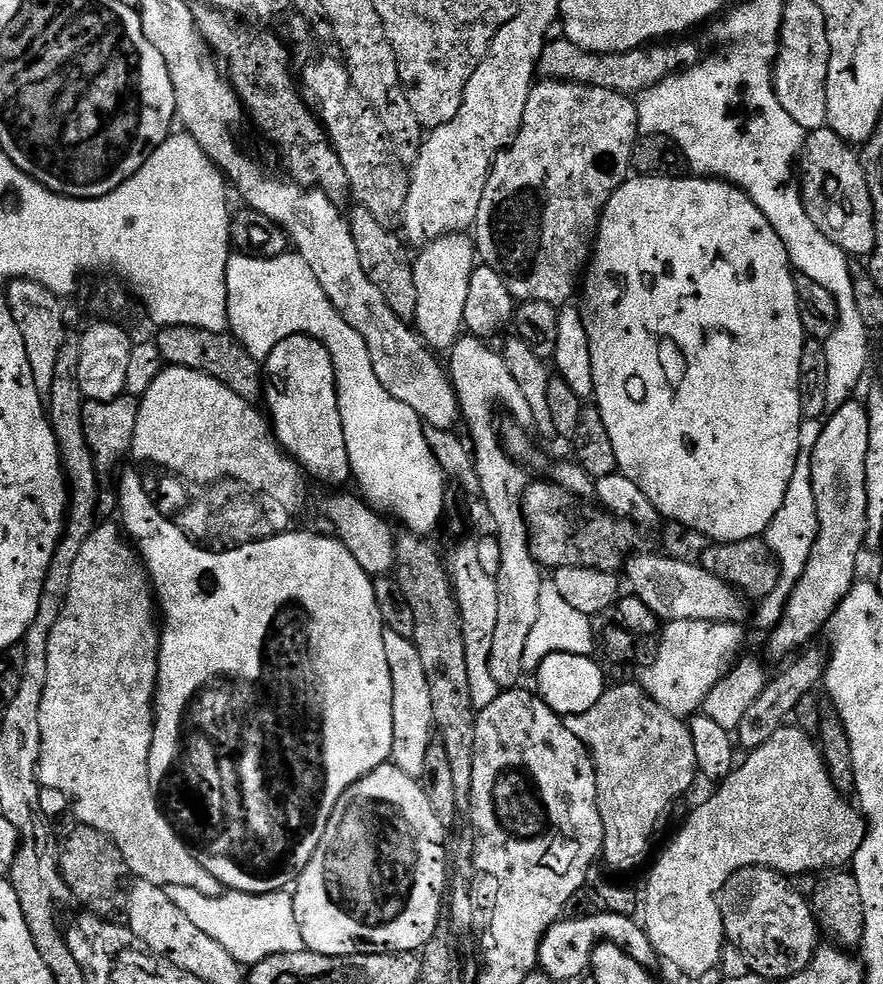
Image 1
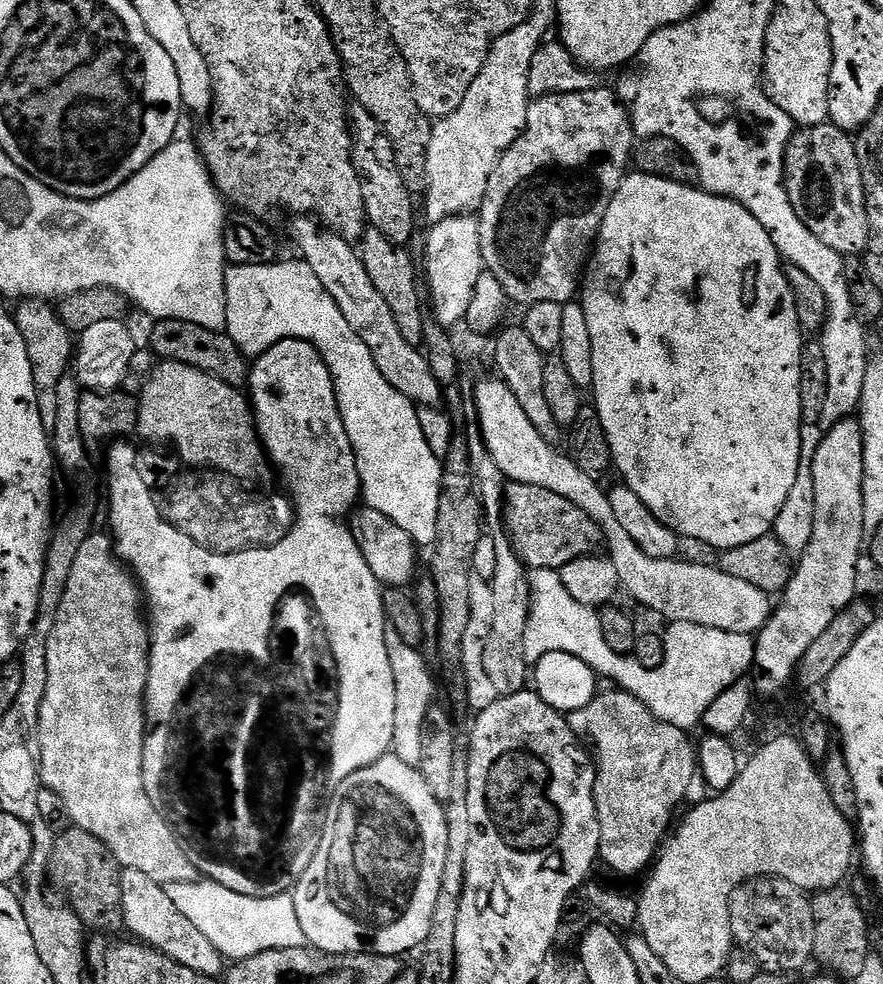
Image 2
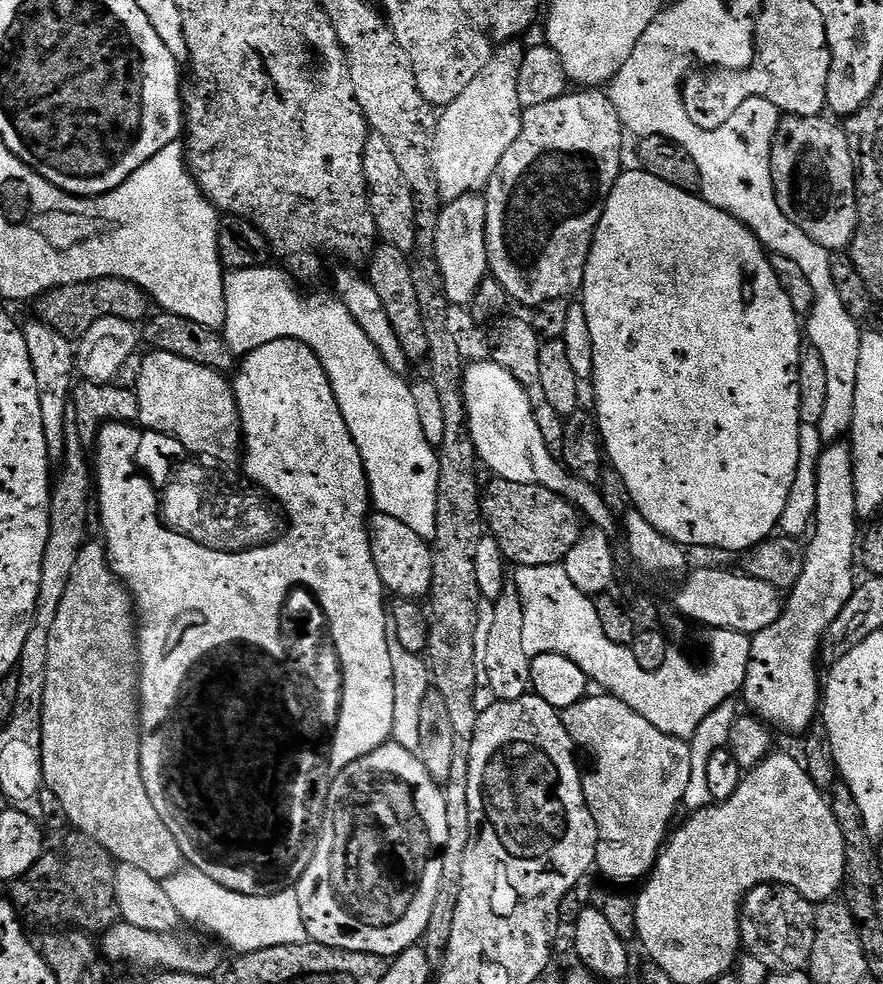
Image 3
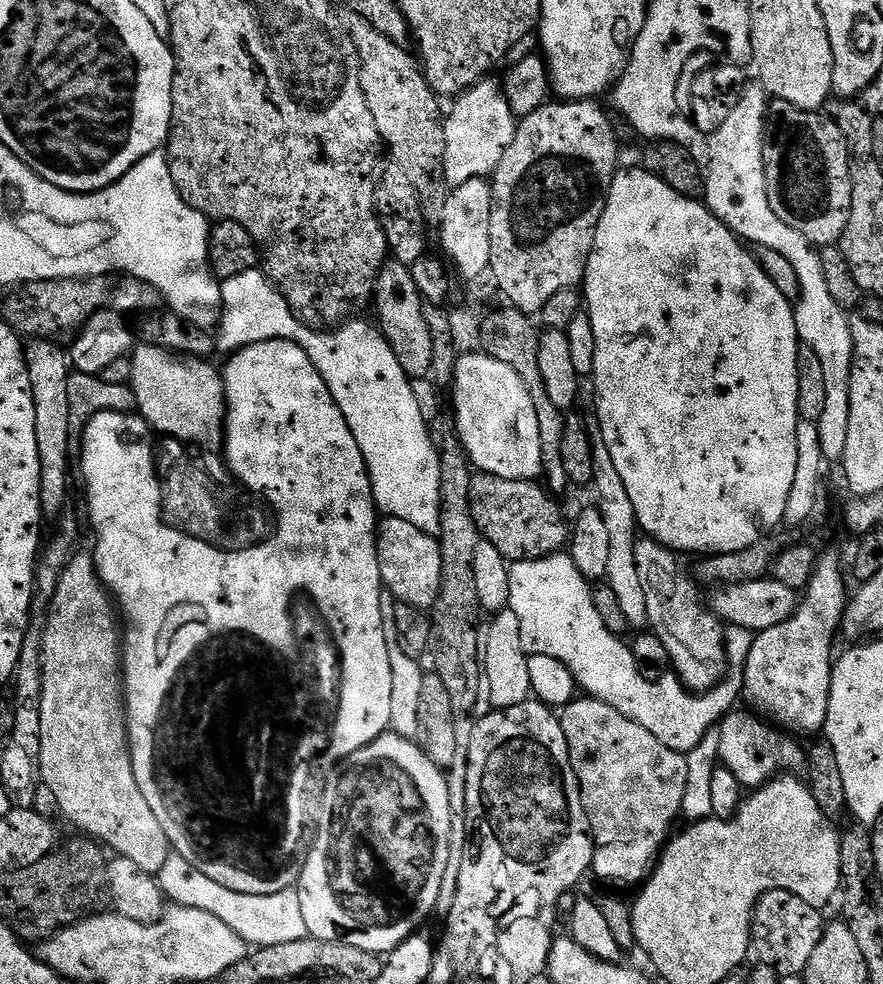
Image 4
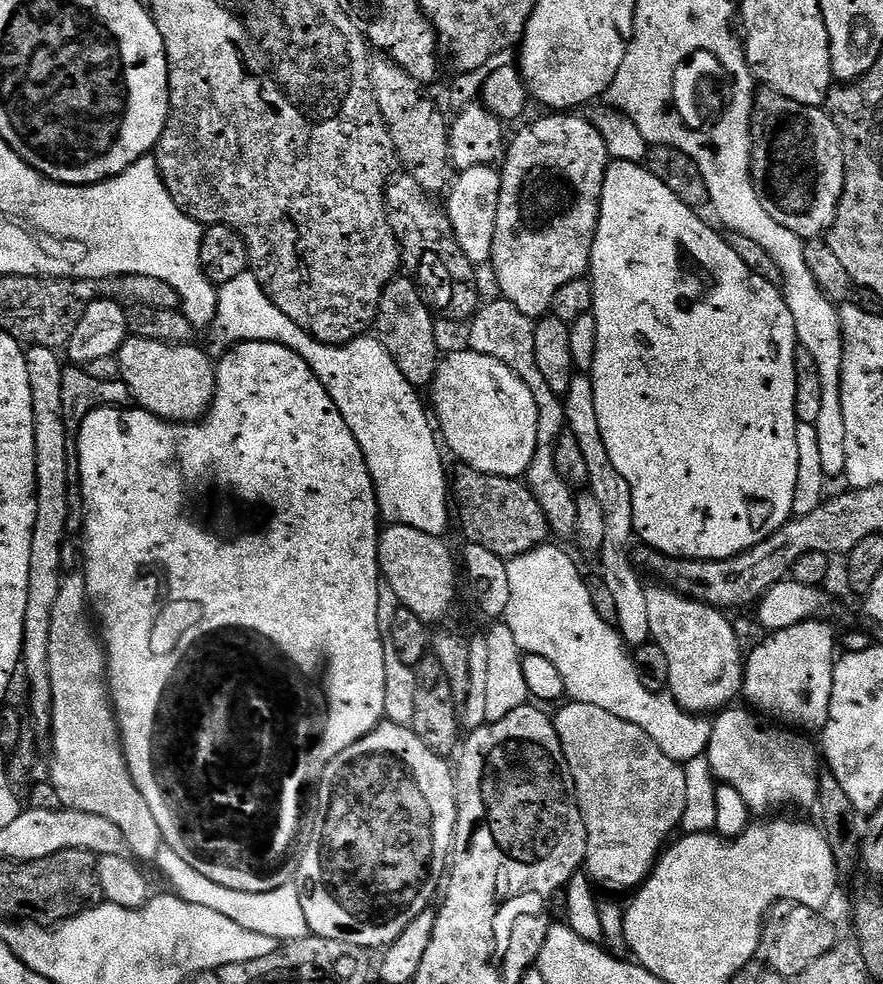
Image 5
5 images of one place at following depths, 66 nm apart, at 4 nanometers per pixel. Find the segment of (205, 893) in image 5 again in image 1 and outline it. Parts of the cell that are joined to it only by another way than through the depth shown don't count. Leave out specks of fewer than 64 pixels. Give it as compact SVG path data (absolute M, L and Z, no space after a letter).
M170 886L166 889L170 902L202 930L219 942L240 964L251 966L274 954L294 954L305 951L298 918L294 918L294 902L287 891L251 896L245 892L225 891L222 896L198 894L190 886Z

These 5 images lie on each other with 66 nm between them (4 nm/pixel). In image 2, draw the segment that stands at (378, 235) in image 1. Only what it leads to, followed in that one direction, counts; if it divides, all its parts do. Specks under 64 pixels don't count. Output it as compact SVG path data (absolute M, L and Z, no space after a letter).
M375 230L365 231L359 241L358 251L361 262L366 266L366 274L370 274L370 282L374 282L378 294L386 298L386 306L390 306L390 314L394 314L394 322L398 322L398 334L402 334L408 344L423 345L426 308L425 305L424 308L420 305L422 288L421 285L420 288L416 285L418 268L411 251L407 247L390 242L390 238Z

